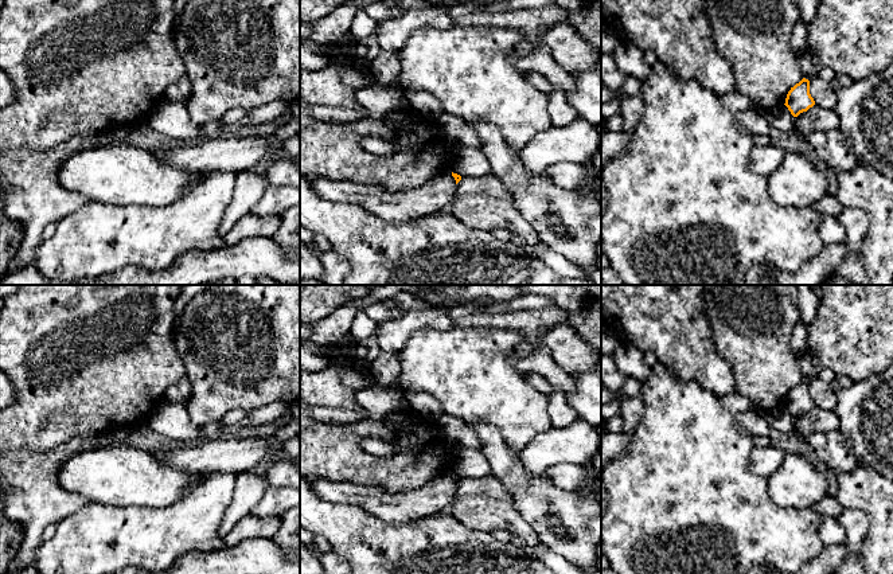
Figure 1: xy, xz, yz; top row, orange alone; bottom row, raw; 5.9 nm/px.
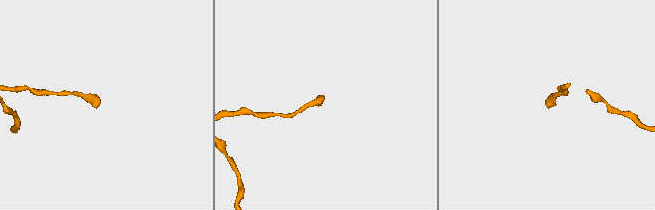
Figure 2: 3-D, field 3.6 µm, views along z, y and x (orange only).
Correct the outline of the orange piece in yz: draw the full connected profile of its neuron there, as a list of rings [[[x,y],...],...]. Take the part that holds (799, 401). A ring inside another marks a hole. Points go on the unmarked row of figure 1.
[[[803,379],[799,384],[791,388],[784,406],[793,418],[798,418],[800,414],[812,409],[815,402],[810,395],[810,382]]]

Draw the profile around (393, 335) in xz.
[[[428,308],[409,311],[407,313],[378,325],[377,337],[382,352],[399,352],[409,337],[422,329],[448,331],[452,320],[441,309]]]

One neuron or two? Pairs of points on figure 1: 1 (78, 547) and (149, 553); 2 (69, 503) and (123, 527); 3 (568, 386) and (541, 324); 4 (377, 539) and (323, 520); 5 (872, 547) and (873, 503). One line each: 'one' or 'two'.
1: one
2: two
3: one
4: one
5: one

